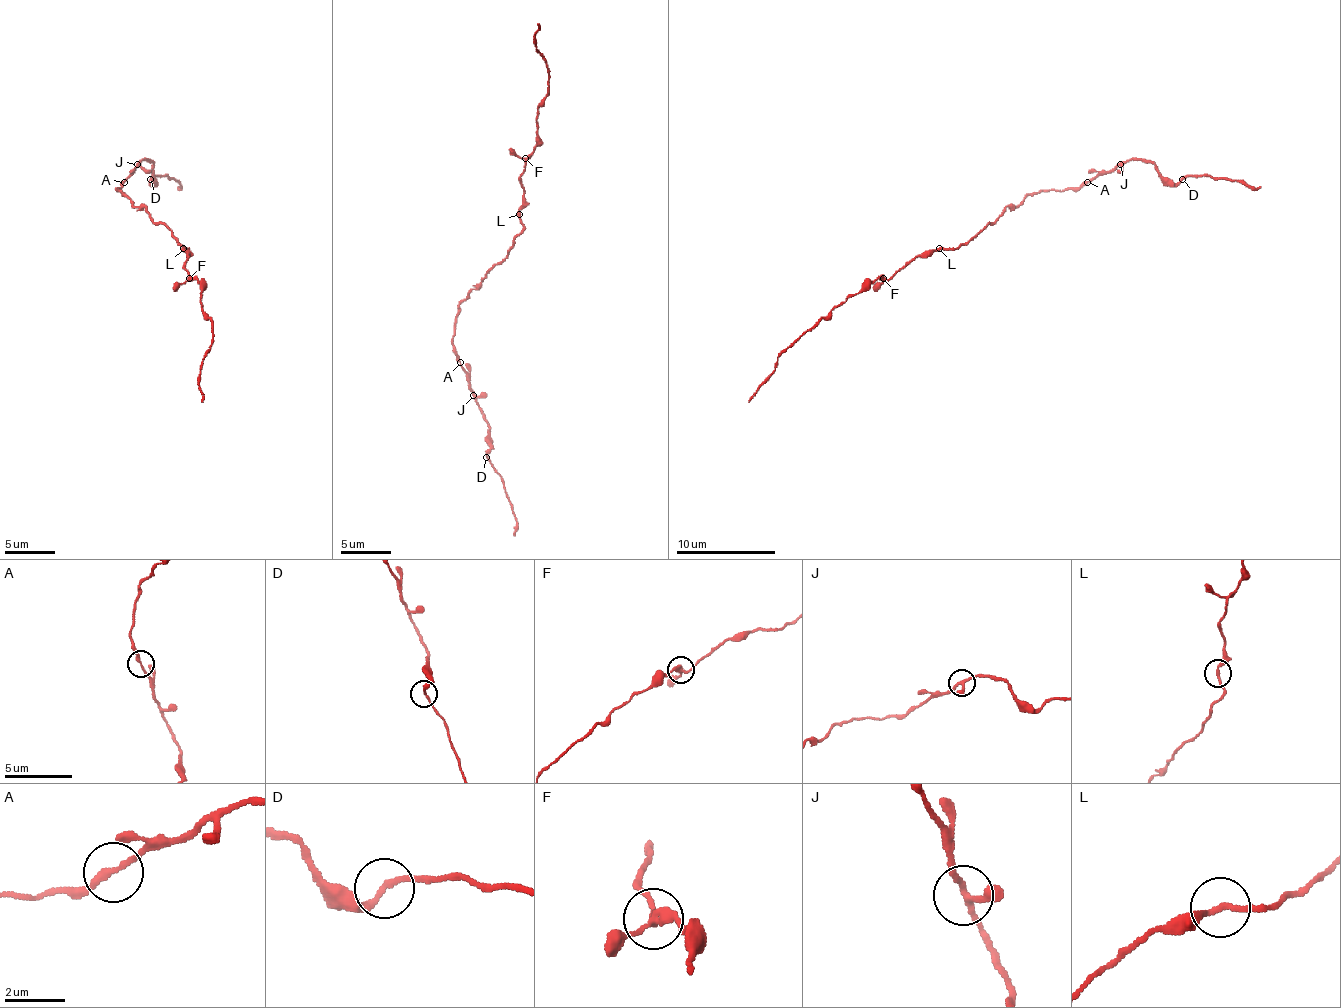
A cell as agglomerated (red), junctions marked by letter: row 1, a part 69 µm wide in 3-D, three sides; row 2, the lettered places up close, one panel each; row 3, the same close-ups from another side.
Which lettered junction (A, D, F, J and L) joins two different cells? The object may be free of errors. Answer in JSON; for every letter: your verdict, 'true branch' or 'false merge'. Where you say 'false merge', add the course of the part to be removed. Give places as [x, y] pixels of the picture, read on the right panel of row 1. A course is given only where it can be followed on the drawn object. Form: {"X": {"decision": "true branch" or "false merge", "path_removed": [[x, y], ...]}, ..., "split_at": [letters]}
{"A": {"decision": "true branch"}, "D": {"decision": "true branch"}, "F": {"decision": "true branch"}, "J": {"decision": "true branch"}, "L": {"decision": "true branch"}, "split_at": []}

